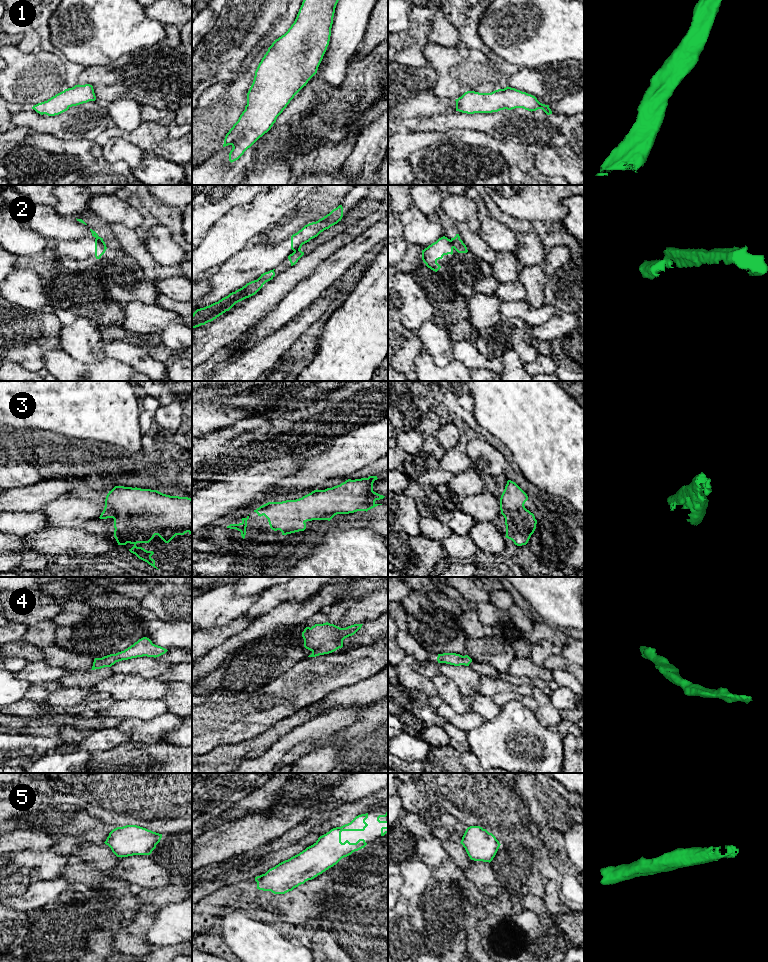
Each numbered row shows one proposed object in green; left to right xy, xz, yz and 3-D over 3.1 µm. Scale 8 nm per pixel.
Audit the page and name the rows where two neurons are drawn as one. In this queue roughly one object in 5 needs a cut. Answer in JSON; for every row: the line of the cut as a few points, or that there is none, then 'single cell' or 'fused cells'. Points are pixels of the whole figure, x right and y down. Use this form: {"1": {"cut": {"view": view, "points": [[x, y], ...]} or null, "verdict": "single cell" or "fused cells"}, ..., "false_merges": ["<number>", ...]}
{"1": {"cut": null, "verdict": "single cell"}, "2": {"cut": {"view": "yz", "points": [[450, 240], [454, 247]]}, "verdict": "fused cells"}, "3": {"cut": null, "verdict": "single cell"}, "4": {"cut": null, "verdict": "single cell"}, "5": {"cut": null, "verdict": "single cell"}, "false_merges": ["2"]}

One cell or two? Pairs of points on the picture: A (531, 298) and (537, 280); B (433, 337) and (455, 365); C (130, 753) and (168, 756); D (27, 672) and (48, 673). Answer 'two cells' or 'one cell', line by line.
A: one cell
B: two cells
C: one cell
D: one cell

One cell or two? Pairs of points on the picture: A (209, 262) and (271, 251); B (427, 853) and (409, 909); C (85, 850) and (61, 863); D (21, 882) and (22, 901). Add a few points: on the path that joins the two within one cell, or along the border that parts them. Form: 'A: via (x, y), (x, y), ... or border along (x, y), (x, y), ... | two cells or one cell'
A: border along (247, 245), (224, 261), (215, 270) | two cells
B: border along (449, 858), (431, 868) | two cells
C: border along (53, 850), (65, 855), (71, 855), (75, 861) | two cells
D: border along (31, 881), (25, 890), (14, 892) | two cells

